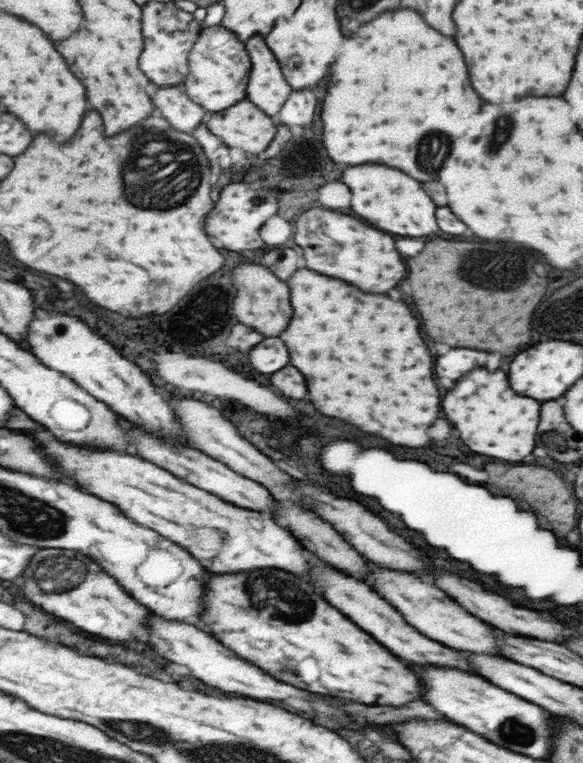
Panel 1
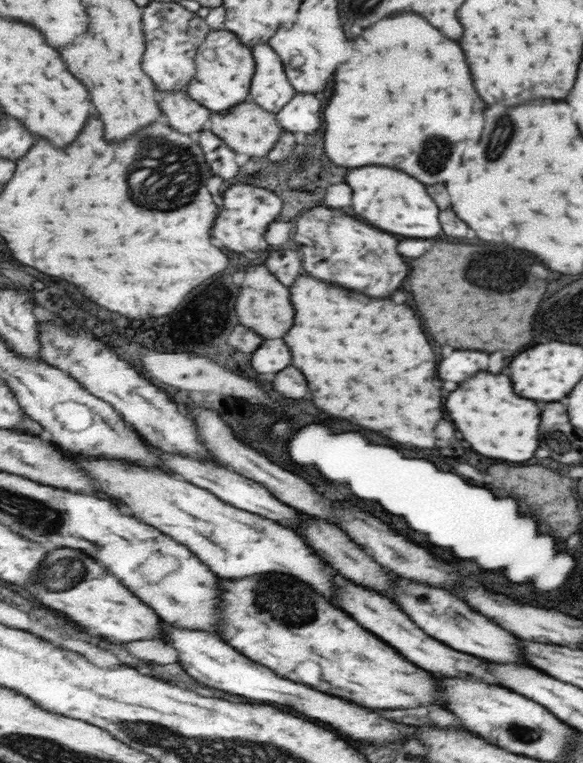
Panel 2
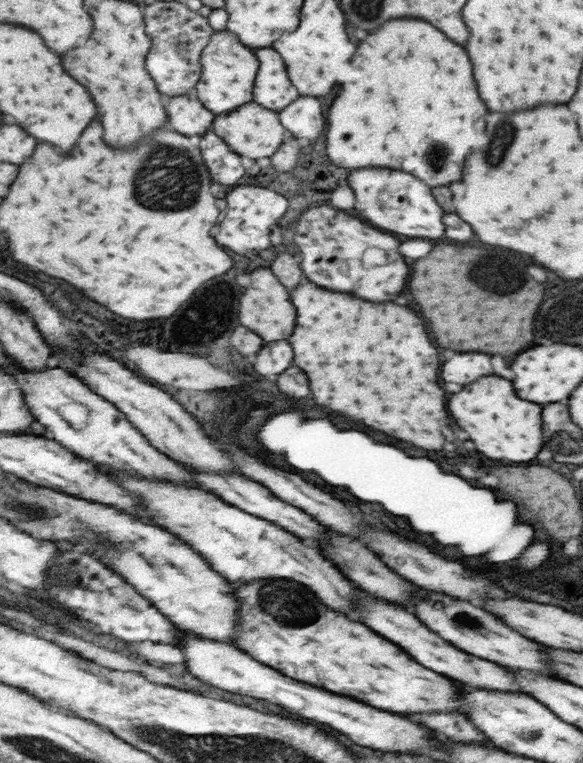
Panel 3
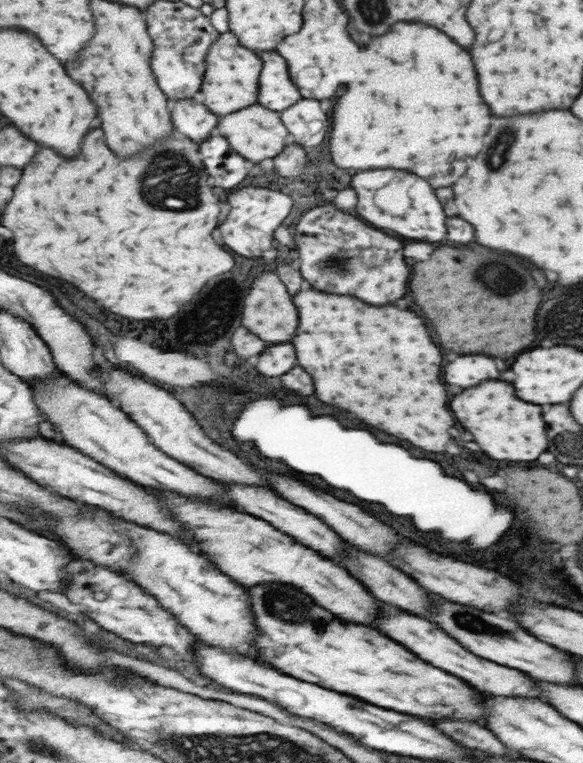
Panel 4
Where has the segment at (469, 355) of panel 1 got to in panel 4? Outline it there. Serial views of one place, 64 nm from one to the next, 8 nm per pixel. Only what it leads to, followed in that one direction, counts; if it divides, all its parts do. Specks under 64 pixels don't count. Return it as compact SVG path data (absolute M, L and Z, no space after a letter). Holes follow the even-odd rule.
M457 356L447 364L447 384L469 388L489 378L499 378L499 372L495 370L495 362L487 356Z

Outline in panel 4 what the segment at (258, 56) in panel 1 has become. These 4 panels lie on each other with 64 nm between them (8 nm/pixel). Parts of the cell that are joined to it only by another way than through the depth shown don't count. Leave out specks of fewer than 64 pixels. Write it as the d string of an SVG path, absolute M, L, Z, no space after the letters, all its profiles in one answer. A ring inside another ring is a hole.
M261 52L265 68L263 68L263 92L259 92L259 104L265 108L271 108L273 112L287 112L289 108L293 108L295 104L299 104L303 100L299 88L293 84L291 76L289 76L289 68L287 68L287 60L283 56L279 56L277 52Z

